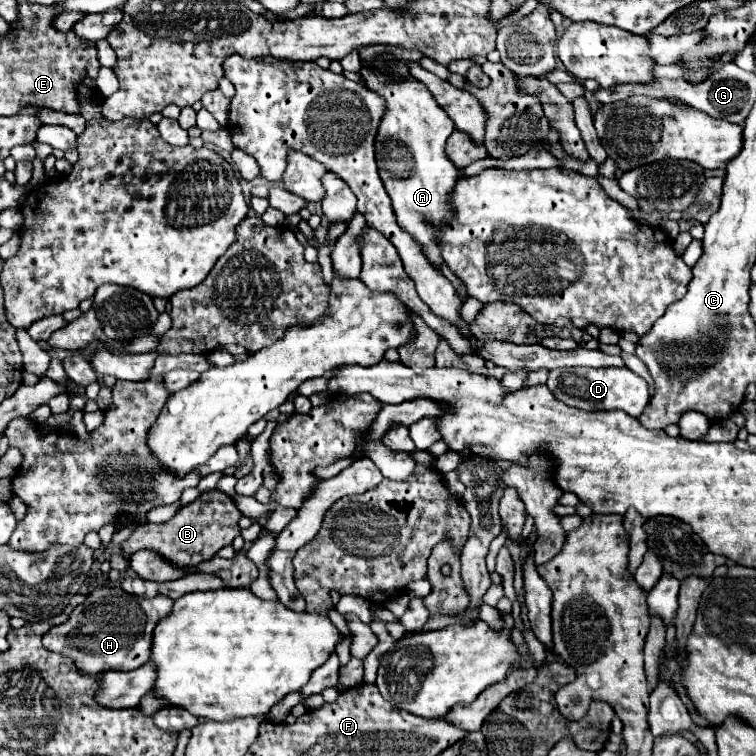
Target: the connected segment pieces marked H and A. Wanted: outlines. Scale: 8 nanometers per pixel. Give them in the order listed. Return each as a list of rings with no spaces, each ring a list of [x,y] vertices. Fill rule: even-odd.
[[[100,585],[86,595],[86,601],[78,605],[64,627],[52,627],[42,643],[48,651],[58,651],[76,663],[82,675],[98,675],[104,671],[132,671],[150,659],[152,631],[158,619],[162,619],[172,609],[172,599],[158,595],[152,599],[128,595],[120,587]],[[56,639],[66,639],[64,645],[56,647]]]
[[[362,67],[360,75],[368,89],[376,91],[378,95],[382,95],[386,99],[388,111],[382,119],[382,125],[380,125],[378,137],[376,137],[376,161],[378,161],[378,171],[384,181],[384,187],[388,191],[388,195],[392,197],[392,207],[398,217],[398,225],[402,225],[402,229],[406,233],[410,233],[422,245],[422,251],[426,253],[426,257],[430,259],[434,269],[442,271],[444,259],[440,253],[442,247],[440,247],[440,239],[438,239],[438,229],[444,227],[448,223],[448,219],[454,215],[454,207],[450,205],[452,203],[450,199],[452,199],[452,191],[460,179],[460,169],[446,155],[446,141],[454,131],[454,123],[438,107],[438,103],[434,101],[434,97],[430,95],[430,91],[426,89],[424,83],[410,79],[410,77],[406,81],[394,81],[386,75],[374,73],[368,67]]]

